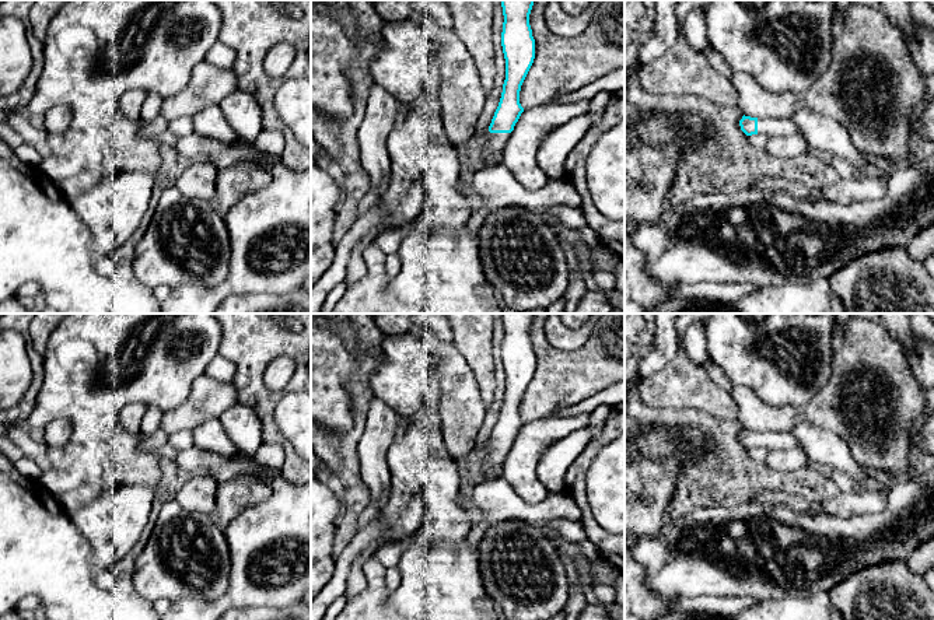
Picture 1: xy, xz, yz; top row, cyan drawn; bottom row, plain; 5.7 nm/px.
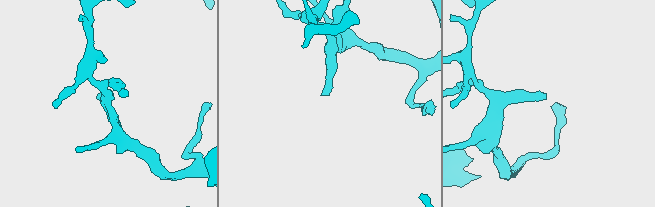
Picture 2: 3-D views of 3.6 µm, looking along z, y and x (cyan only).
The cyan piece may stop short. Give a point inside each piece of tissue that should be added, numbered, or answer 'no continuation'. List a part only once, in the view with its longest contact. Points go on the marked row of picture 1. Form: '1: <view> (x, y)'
1: xz (492, 156)

